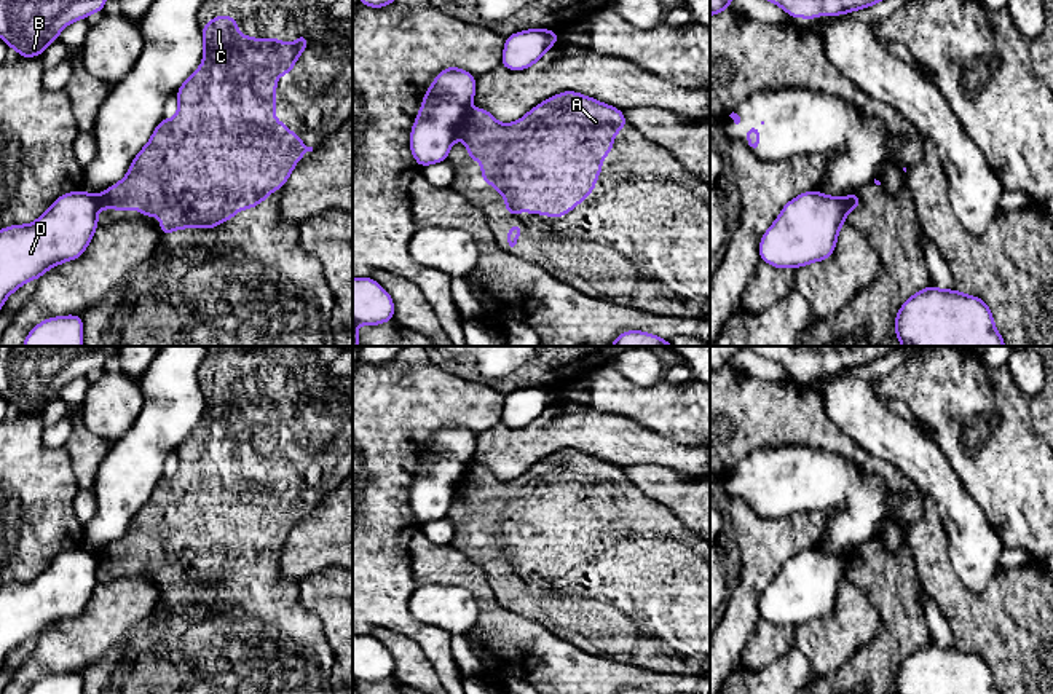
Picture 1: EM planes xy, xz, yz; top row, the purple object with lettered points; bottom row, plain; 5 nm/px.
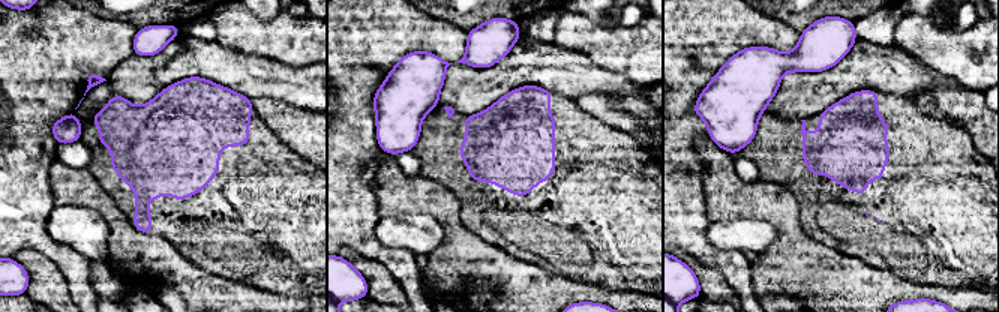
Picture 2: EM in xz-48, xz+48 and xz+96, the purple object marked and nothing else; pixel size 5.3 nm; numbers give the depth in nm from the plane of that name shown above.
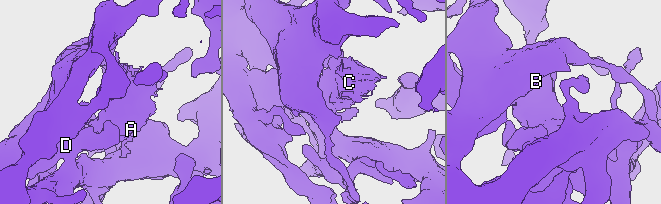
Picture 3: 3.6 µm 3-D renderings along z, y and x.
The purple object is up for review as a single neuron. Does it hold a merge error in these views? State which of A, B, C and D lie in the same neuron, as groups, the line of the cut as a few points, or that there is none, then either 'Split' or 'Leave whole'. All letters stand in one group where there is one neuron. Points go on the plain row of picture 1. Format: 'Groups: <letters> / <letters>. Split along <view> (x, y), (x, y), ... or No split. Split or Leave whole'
Groups: A C / B D. Split along xz (469, 469), (452, 495). Split

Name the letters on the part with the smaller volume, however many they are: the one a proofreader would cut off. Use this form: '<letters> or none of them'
A, C

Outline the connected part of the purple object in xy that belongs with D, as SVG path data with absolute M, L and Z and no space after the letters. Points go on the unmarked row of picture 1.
M85 547L61 552L51 565L30 582L0 587L0 667L10 651L30 637L40 637L49 625L78 616L99 584L99 558Z

